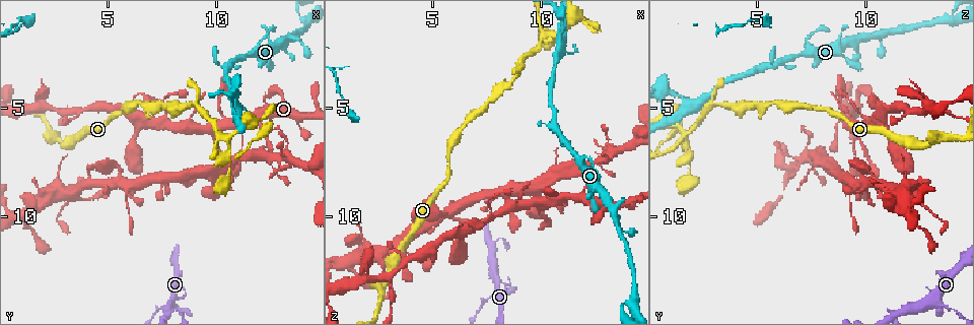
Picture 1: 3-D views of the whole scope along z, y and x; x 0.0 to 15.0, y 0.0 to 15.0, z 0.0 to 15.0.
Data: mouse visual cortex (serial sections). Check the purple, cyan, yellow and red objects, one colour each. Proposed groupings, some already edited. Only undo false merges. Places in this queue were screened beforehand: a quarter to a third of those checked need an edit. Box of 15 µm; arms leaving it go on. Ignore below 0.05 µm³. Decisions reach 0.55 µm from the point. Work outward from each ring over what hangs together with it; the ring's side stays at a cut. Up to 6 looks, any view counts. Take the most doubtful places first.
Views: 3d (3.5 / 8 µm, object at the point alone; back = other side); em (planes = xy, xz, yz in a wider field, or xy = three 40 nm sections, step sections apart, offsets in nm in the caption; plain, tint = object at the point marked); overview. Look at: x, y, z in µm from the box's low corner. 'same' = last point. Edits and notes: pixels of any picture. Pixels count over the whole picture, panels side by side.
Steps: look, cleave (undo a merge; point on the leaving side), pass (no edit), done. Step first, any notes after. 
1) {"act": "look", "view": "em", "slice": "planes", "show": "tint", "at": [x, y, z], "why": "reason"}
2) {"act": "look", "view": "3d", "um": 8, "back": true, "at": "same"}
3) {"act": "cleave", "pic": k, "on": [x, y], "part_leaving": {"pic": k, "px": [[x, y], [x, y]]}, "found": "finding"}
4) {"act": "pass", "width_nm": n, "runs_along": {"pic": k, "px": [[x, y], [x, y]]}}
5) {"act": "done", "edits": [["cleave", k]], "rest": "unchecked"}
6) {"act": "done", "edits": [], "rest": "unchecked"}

{"act": "look", "view": "3d", "um": 3.5, "at": [9.1, 4.9, 2.9], "why": "branch point"}

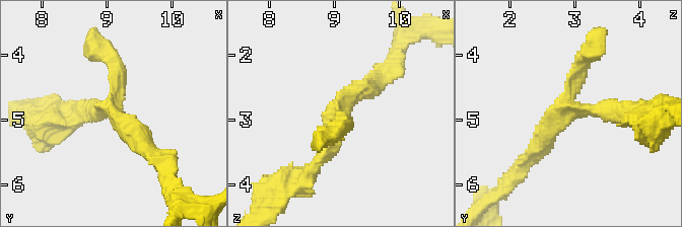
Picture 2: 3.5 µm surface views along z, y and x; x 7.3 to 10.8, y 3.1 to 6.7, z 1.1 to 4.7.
{"act": "look", "view": "em", "slice": "xy", "step": 2, "show": "plain", "at": [9.10, 4.85, 3.00], "arms": 3, "arm_widths_nm": [200, 250, 300], "why": "shape alone is not enough"}

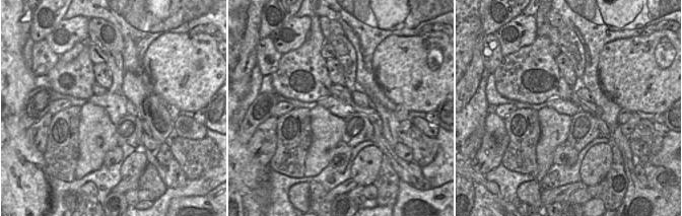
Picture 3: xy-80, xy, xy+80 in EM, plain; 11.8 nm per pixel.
{"act": "look", "view": "em", "slice": "xy", "step": 2, "show": "tint", "at": "same"}

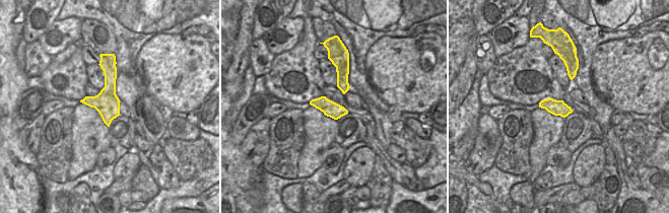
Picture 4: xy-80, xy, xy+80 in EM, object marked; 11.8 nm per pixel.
{"act": "pass", "runs_along": {"pic": 2, "px": [[310, 175], [346, 100], [378, 82]]}, "found": "continuous, no second cell"}

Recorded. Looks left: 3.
{"act": "look", "view": "3d", "um": 3.5, "at": [10.7, 6.4, 1.5], "why": "a narrow waist"}

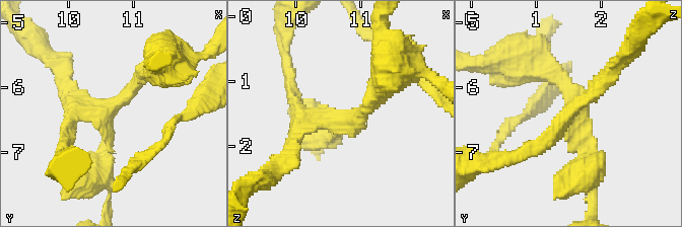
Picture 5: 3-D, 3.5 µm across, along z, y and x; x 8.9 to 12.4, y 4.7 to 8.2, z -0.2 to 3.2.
{"act": "look", "view": "em", "slice": "xy", "step": 2, "show": "tint", "at": [10.60, 6.35, 1.55], "arms": 4, "arm_widths_nm": [150, 200, 200, 200]}

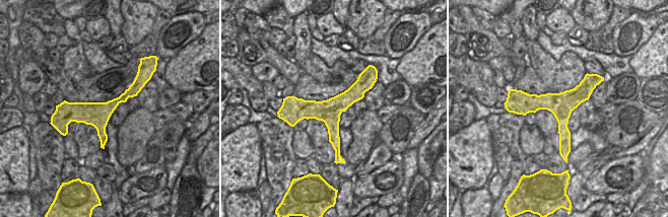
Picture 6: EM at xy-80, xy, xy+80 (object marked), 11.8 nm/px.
{"act": "pass", "runs_along": {"pic": 5, "px": [[65, 82], [81, 110], [106, 110], [103, 175]]}, "found": "all the same cell"}

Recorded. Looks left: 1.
{"act": "done", "edits": [], "rest": "unchecked"}

